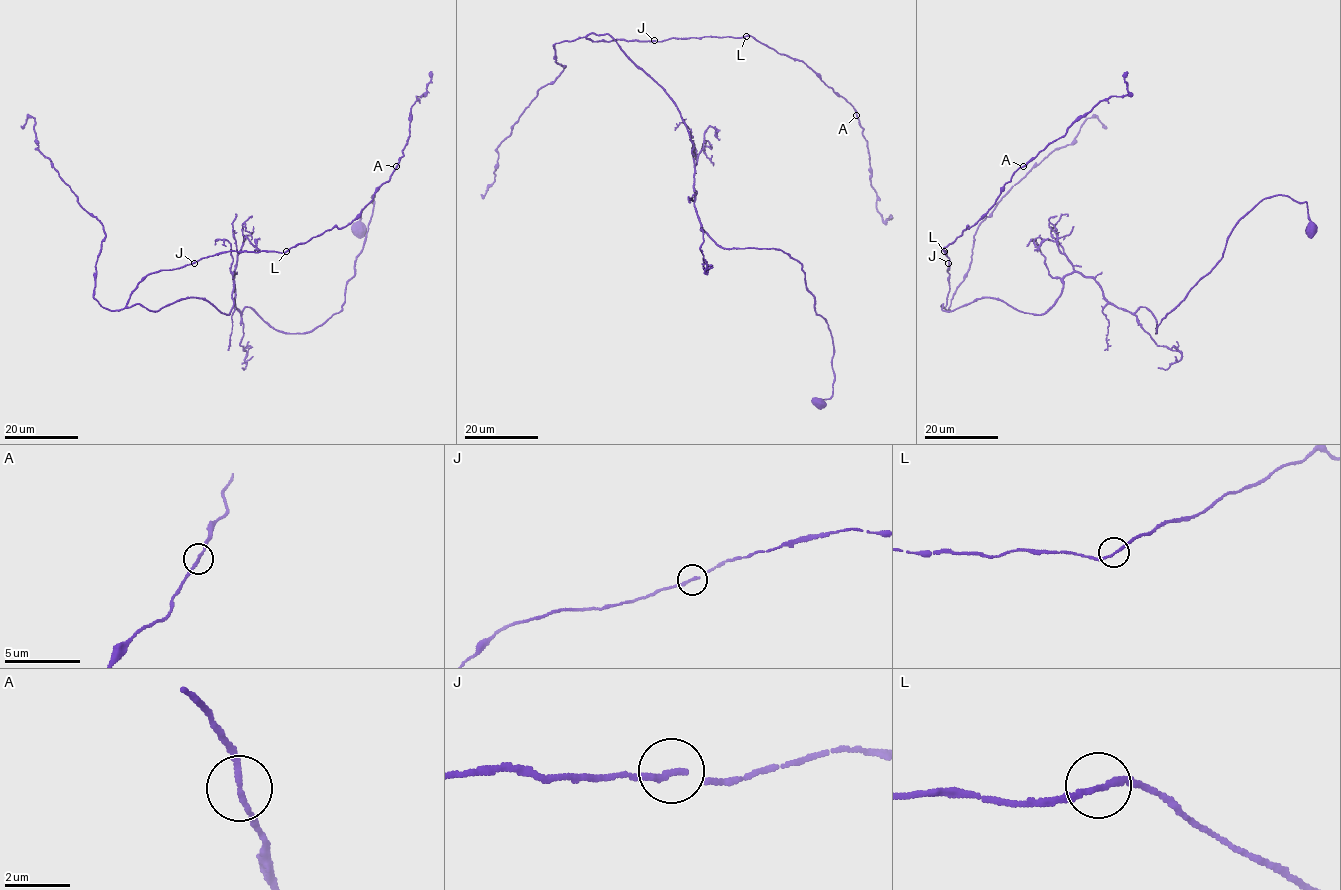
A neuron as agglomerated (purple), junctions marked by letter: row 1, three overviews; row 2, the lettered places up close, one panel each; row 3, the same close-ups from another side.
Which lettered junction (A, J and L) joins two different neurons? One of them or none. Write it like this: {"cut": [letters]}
{"cut": []}

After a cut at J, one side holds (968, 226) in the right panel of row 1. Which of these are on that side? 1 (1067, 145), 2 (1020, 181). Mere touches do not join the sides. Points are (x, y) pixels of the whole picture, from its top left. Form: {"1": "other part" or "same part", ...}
{"1": "other part", "2": "other part"}

